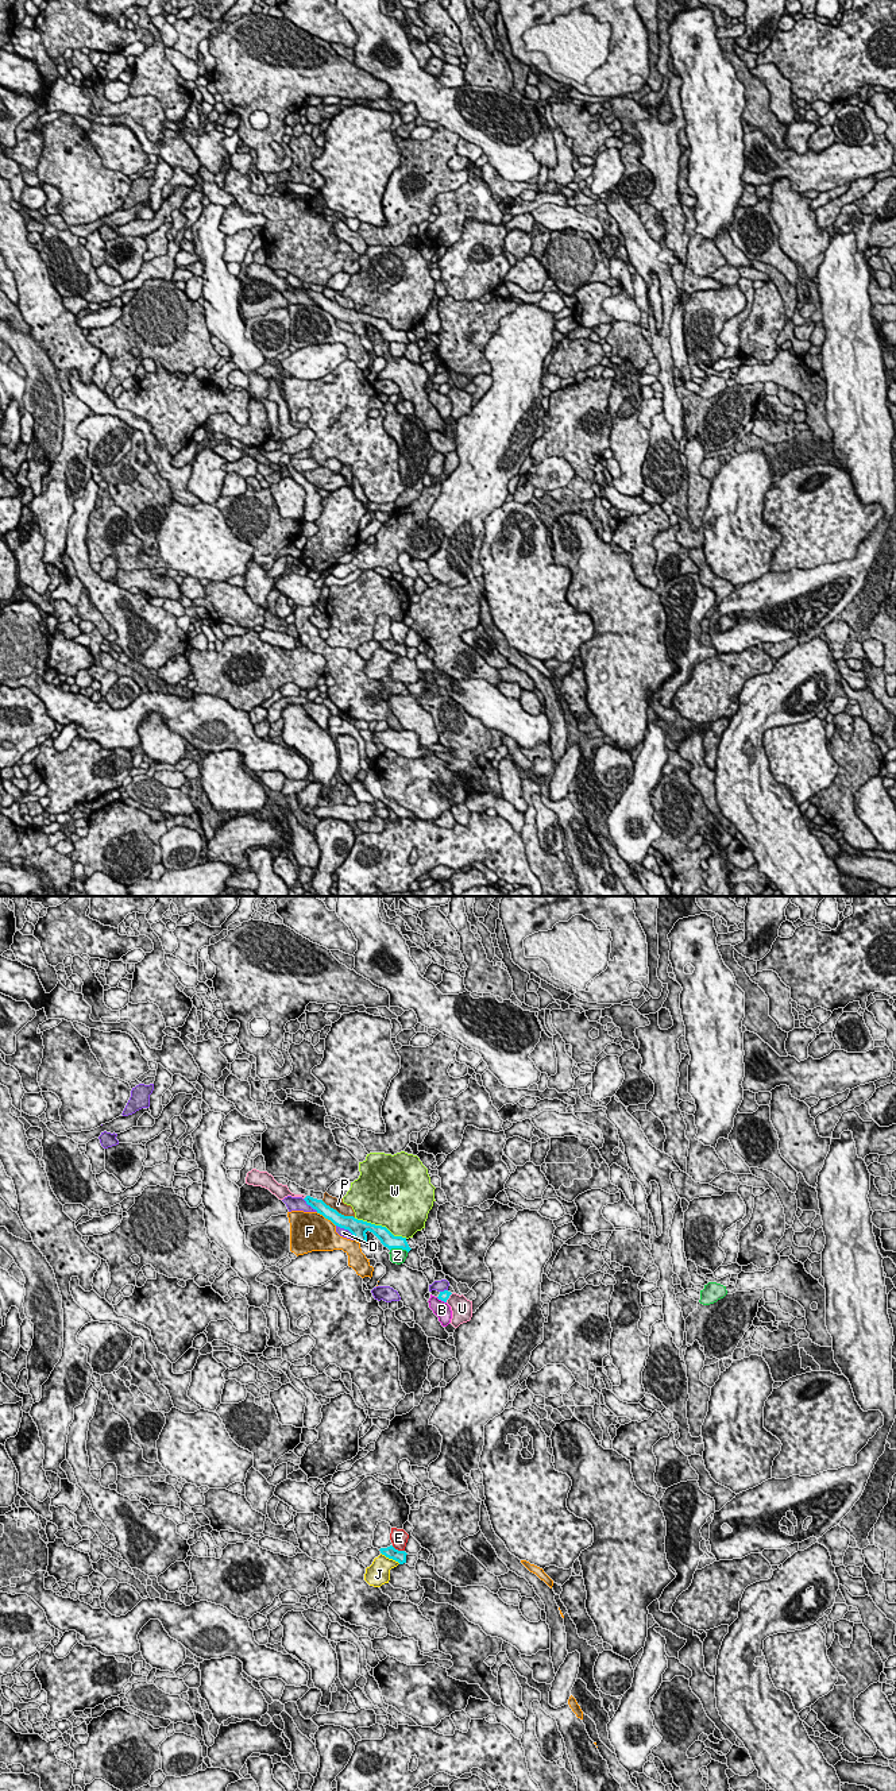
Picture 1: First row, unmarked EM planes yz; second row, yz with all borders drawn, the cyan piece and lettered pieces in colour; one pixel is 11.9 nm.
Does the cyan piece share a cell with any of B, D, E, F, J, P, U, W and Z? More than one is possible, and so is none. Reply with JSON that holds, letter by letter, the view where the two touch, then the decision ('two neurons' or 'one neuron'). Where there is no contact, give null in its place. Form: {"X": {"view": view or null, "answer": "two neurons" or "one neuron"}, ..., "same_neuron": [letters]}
{"B": {"view": "yz", "answer": "two neurons"}, "D": {"view": "yz", "answer": "two neurons"}, "E": {"view": "yz", "answer": "two neurons"}, "F": {"view": "yz", "answer": "two neurons"}, "J": {"view": "yz", "answer": "two neurons"}, "P": {"view": "yz", "answer": "two neurons"}, "U": {"view": "yz", "answer": "two neurons"}, "W": {"view": "yz", "answer": "two neurons"}, "Z": {"view": "yz", "answer": "two neurons"}, "same_neuron": []}

